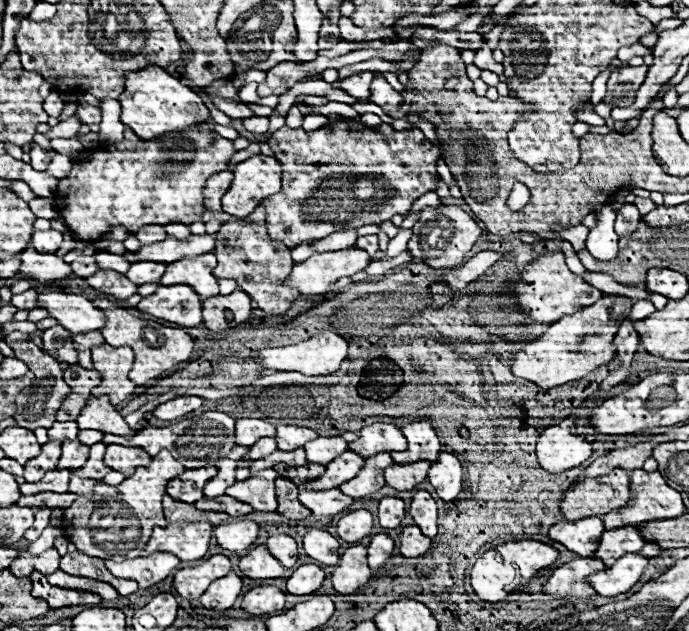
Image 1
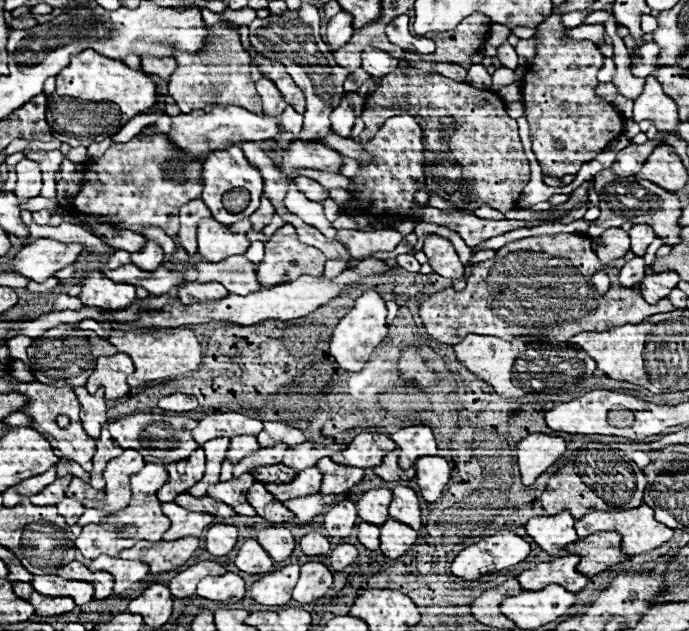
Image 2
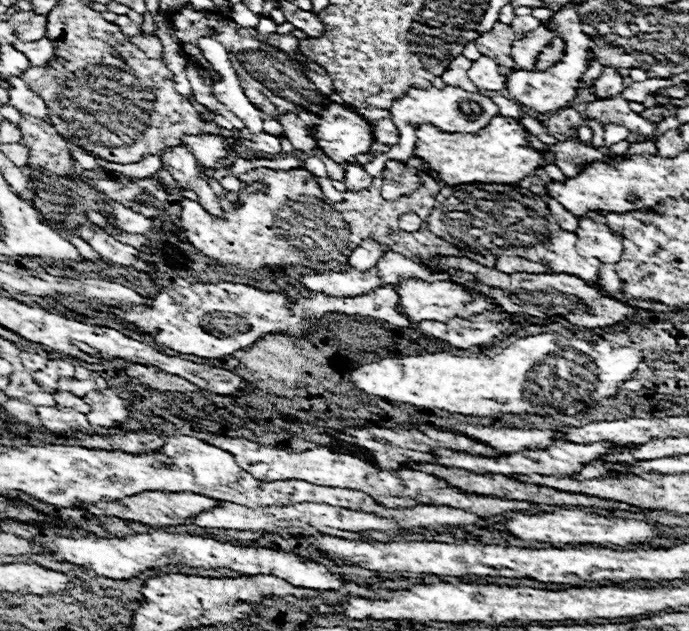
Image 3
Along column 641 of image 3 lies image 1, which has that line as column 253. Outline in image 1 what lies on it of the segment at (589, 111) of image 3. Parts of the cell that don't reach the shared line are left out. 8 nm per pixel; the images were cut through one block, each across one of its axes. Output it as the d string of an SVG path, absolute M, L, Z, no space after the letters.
M252 116L242 120L242 126L250 130L252 134L264 134L268 130L268 118L266 116Z

